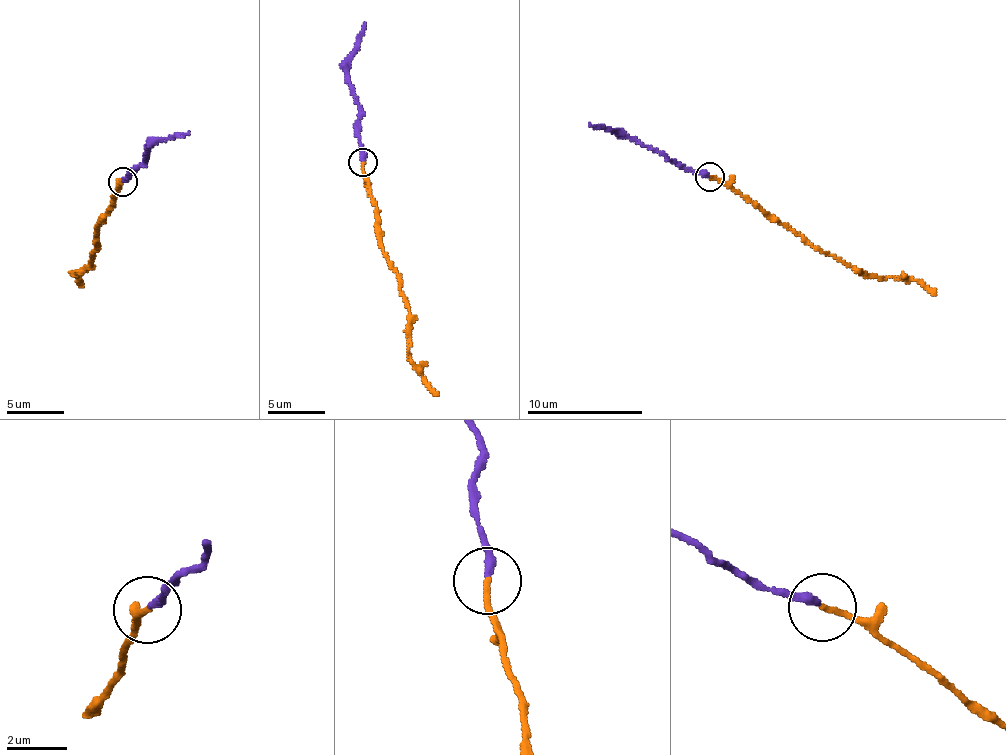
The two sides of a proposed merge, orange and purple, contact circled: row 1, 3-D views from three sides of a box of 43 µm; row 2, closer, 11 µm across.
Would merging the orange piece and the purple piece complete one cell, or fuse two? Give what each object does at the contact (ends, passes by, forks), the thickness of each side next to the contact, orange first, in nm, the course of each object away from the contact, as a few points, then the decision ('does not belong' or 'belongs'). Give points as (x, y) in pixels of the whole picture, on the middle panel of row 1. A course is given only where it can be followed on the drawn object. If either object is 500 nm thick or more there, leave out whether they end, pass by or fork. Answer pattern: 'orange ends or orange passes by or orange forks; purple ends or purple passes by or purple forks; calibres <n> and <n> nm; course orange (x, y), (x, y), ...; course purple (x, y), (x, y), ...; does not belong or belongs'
orange ends; purple ends; calibres 200 and 280 nm; course orange (362, 163), (376, 210), (383, 253), (408, 307), (407, 360), (438, 395); course purple (362, 160), (360, 109), (348, 68), (364, 23); does not belong

